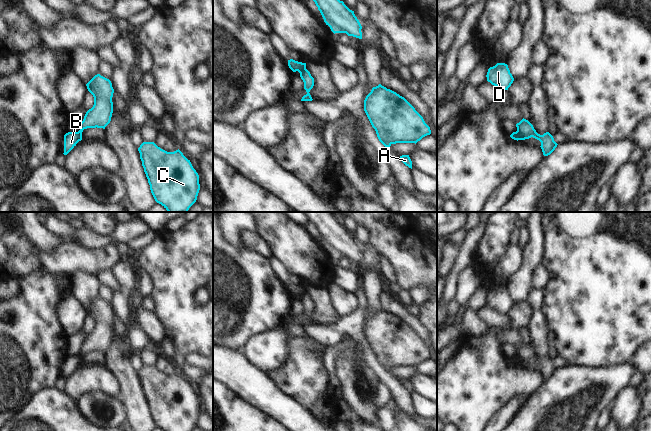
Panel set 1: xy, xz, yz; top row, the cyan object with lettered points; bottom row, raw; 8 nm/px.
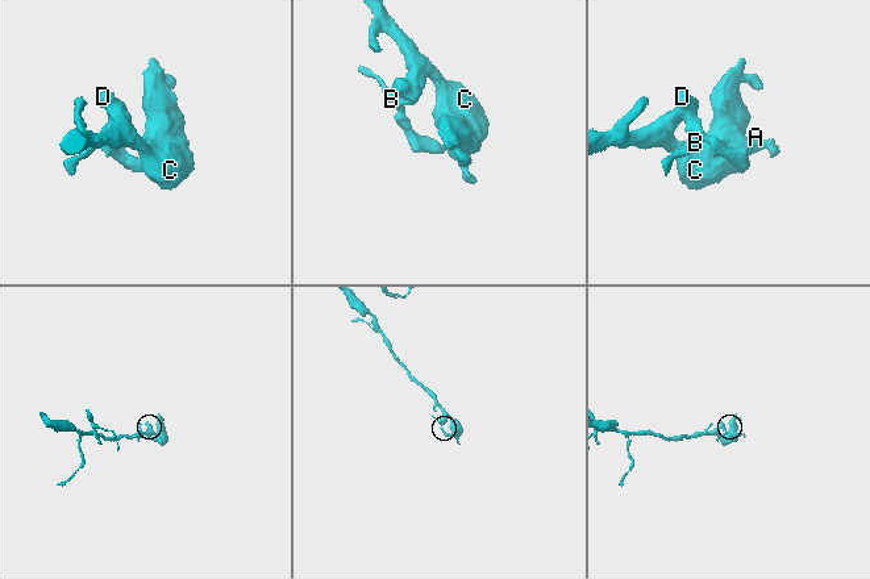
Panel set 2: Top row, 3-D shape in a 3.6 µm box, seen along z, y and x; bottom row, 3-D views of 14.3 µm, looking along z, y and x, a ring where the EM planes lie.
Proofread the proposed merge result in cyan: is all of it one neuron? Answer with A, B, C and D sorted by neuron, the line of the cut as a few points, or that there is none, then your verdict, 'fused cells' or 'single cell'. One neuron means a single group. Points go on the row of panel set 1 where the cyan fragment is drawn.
A C D / B | yz (516, 131), (521, 139) | fused cells

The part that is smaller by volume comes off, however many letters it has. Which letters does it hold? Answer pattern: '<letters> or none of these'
B

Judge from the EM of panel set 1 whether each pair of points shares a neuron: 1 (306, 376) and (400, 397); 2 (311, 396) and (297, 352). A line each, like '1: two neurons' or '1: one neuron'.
1: two neurons
2: one neuron

